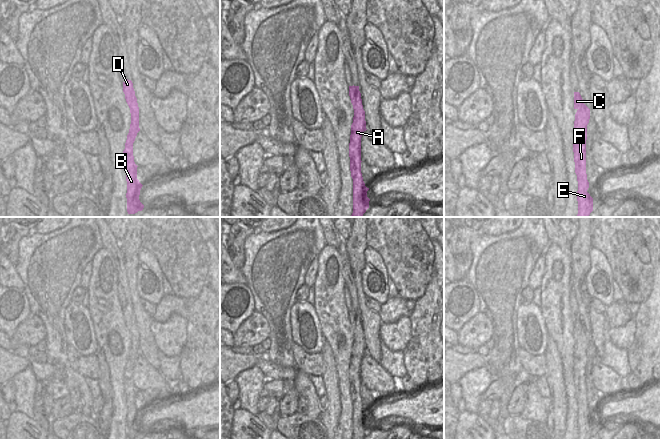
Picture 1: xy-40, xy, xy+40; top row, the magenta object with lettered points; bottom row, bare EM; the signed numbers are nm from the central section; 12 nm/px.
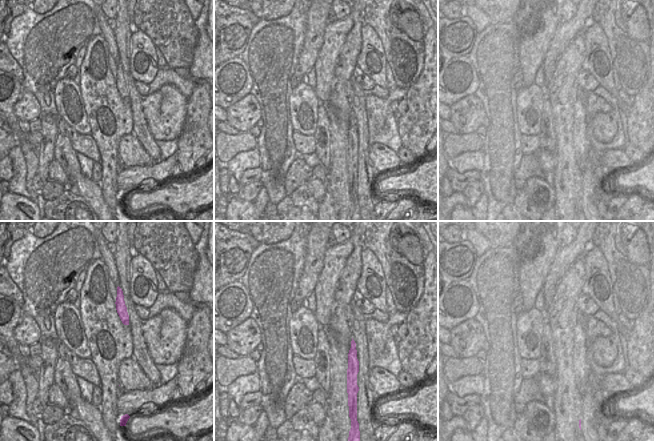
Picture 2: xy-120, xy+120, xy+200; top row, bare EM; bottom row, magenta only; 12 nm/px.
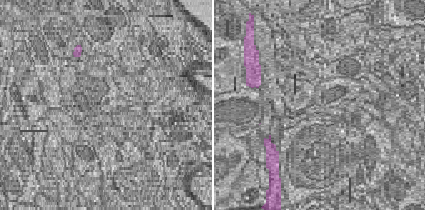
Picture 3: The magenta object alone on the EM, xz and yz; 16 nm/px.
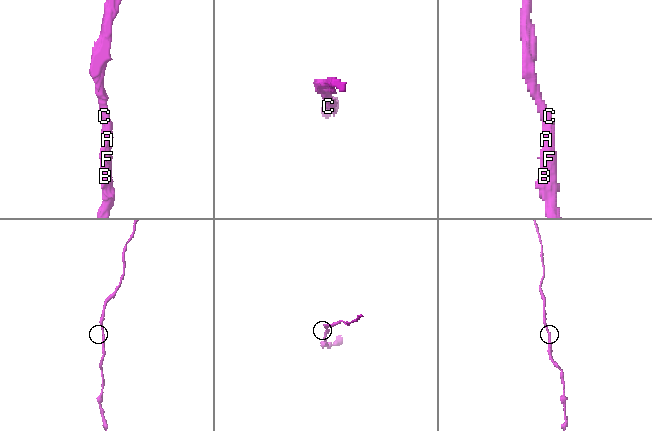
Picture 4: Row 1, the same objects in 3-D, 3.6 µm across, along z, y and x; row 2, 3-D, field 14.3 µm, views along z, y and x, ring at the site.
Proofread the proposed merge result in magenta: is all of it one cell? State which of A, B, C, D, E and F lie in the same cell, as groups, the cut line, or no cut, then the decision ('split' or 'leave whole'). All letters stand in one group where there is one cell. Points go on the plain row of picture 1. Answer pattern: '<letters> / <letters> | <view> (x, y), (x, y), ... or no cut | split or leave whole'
A B C D E F | no cut | leave whole

